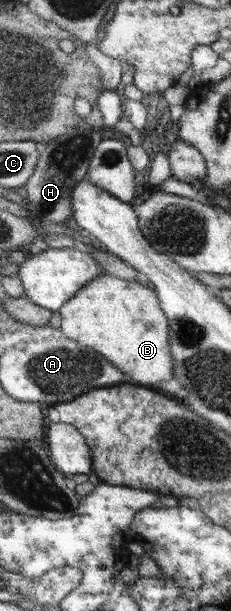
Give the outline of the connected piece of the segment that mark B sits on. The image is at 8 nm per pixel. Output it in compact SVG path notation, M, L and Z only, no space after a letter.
M103 272L72 296L59 313L66 337L101 353L131 376L134 385L160 385L174 377L170 320L155 289Z

